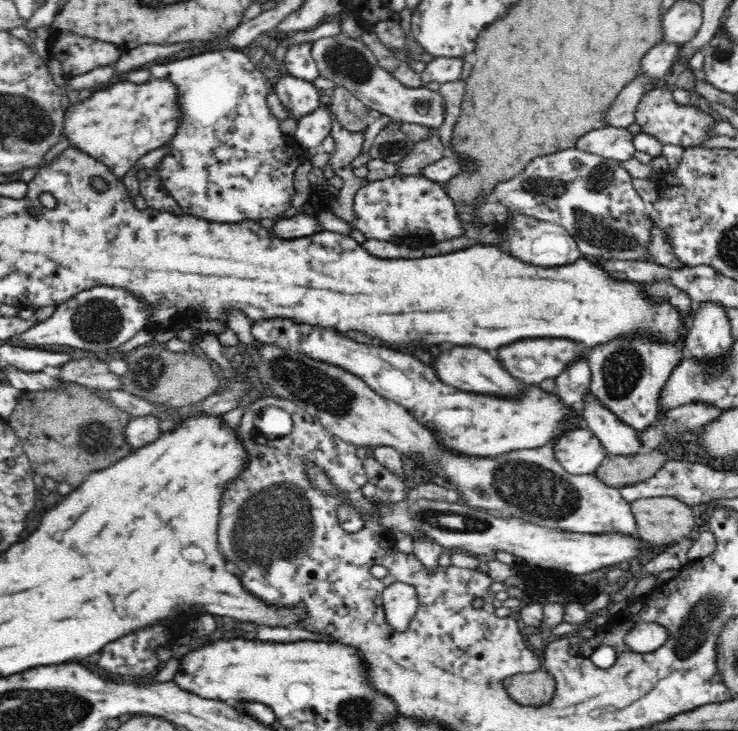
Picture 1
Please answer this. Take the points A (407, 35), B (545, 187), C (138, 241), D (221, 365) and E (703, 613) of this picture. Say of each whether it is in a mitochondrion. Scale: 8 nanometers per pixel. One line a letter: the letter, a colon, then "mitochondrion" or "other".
A: other
B: mitochondrion
C: other
D: other
E: mitochondrion

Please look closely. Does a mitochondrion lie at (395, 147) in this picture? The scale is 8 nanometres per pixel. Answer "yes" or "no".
yes

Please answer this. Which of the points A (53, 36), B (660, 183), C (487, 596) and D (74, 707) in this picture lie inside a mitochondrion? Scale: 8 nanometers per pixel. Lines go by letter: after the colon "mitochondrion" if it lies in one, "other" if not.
A: other
B: other
C: other
D: mitochondrion

